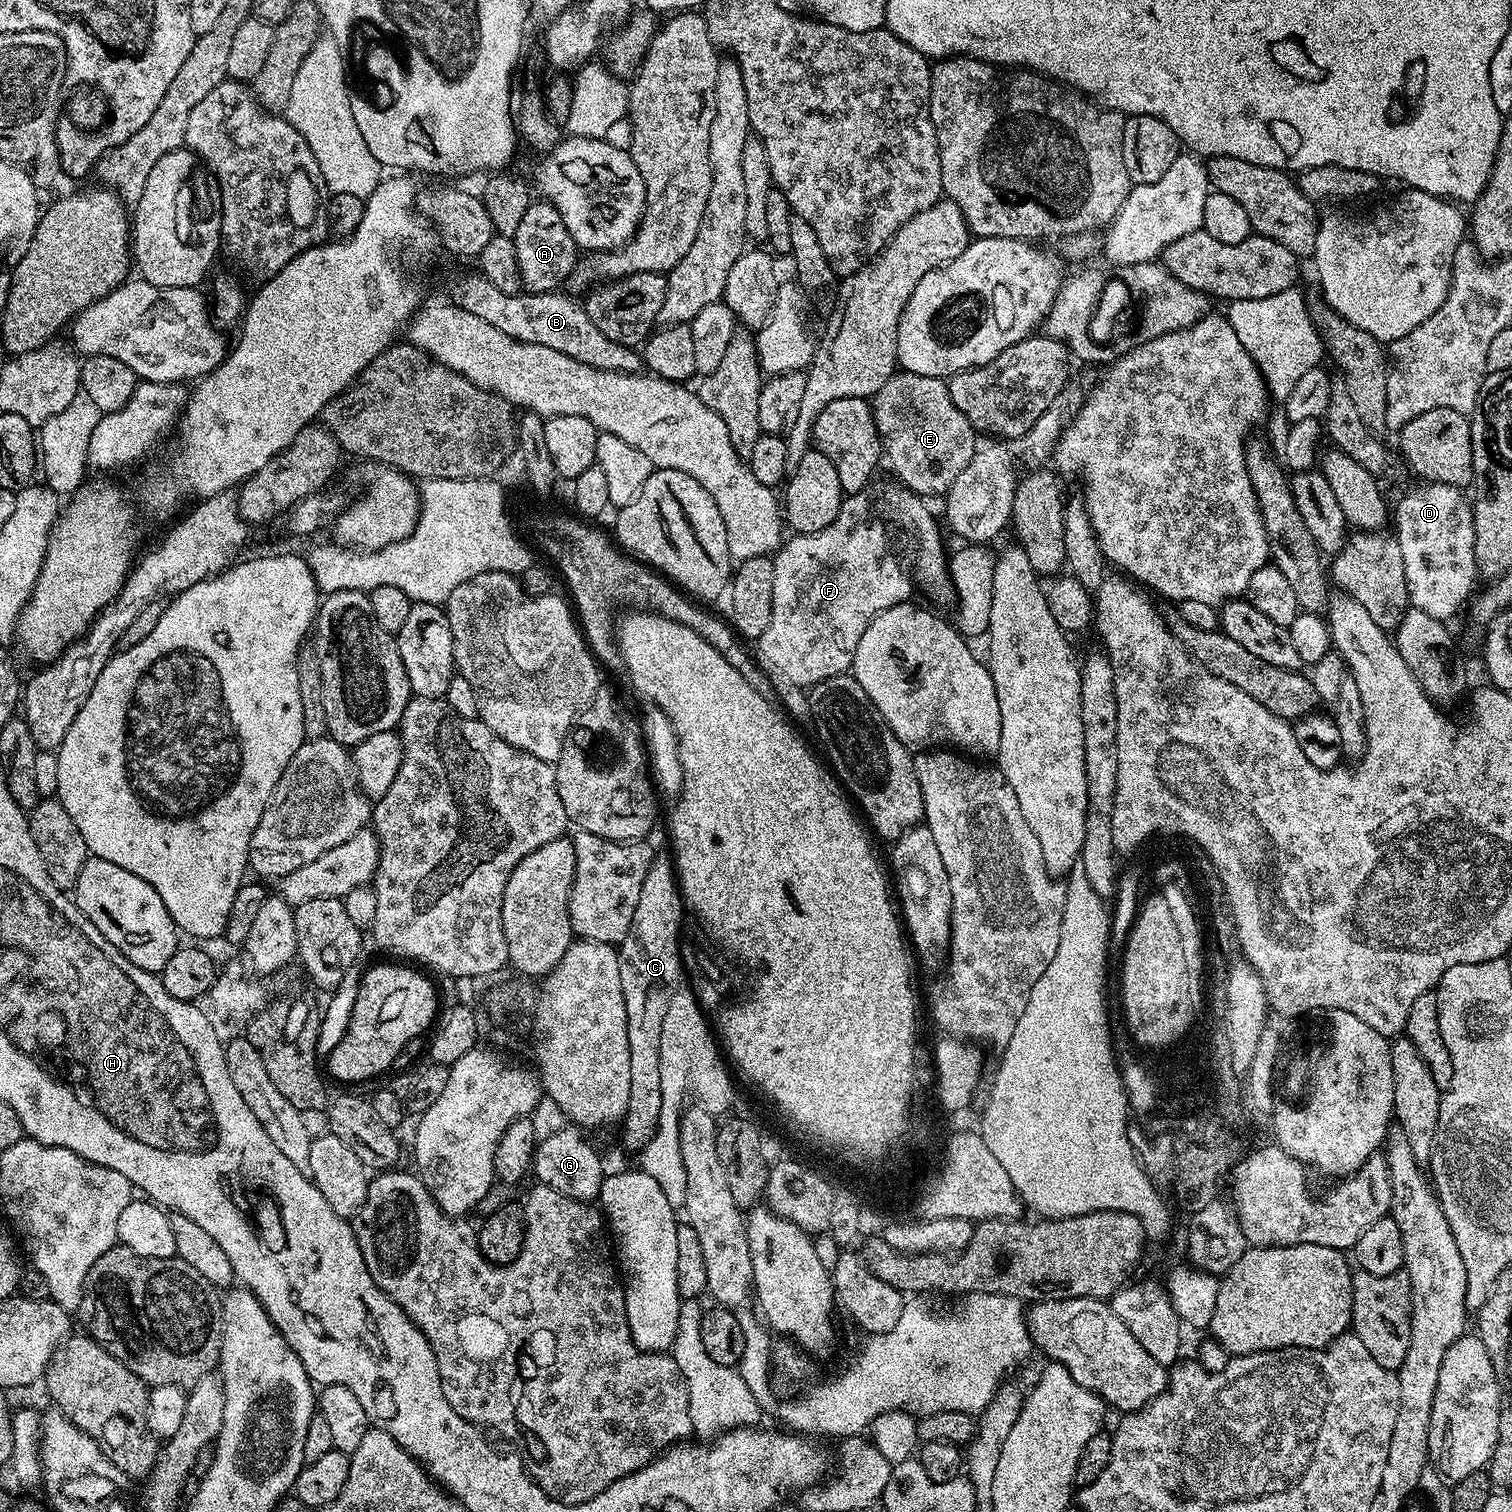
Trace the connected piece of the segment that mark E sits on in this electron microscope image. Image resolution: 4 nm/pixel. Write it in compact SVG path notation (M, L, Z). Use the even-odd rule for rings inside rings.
M897 370L888 379L886 386L882 386L882 390L878 390L870 400L886 464L896 471L900 478L899 483L903 487L921 498L943 497L954 478L958 478L958 474L962 474L962 470L970 466L970 458L974 458L978 447L977 429L973 421L969 420L965 412L954 402L951 387L940 388L940 384L942 380L939 376L923 376Z

